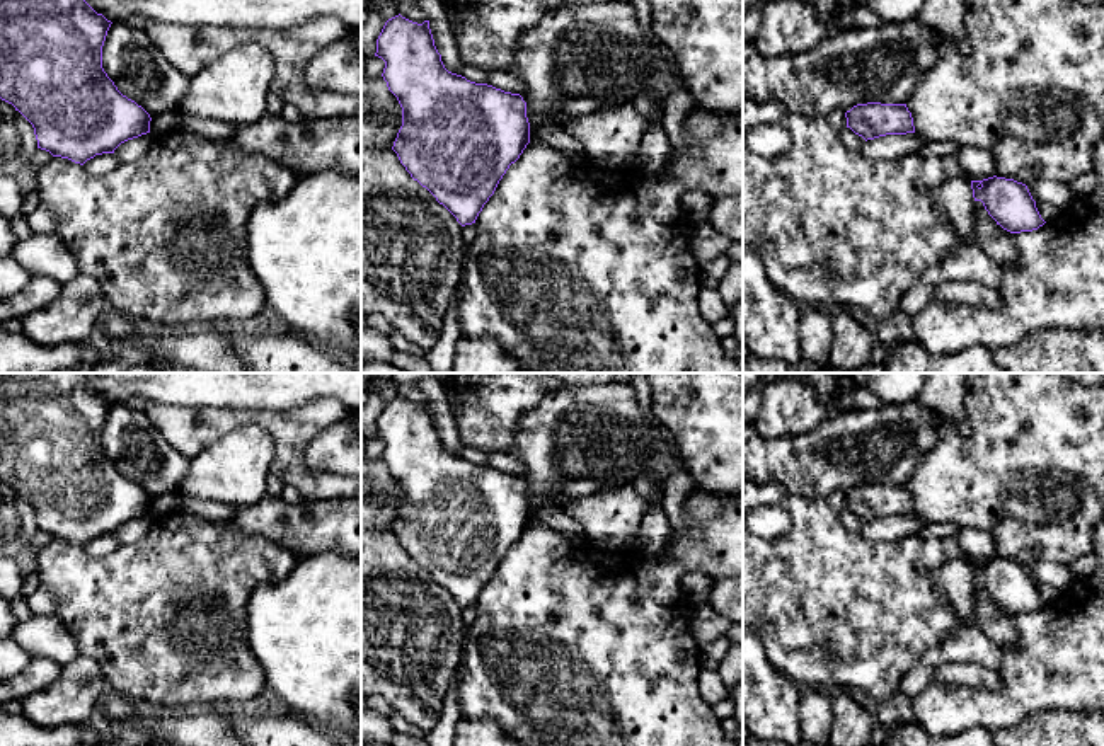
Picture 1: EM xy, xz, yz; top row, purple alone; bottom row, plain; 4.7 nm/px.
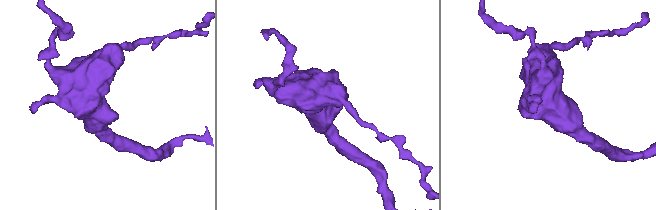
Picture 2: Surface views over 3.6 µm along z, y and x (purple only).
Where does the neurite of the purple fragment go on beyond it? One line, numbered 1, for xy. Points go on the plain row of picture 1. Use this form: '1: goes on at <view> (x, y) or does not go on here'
1: does not go on here

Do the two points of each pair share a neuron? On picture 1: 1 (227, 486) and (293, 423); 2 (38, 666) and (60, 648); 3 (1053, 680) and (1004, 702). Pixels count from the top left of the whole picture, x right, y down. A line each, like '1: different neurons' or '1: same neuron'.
1: different neurons
2: different neurons
3: same neuron

